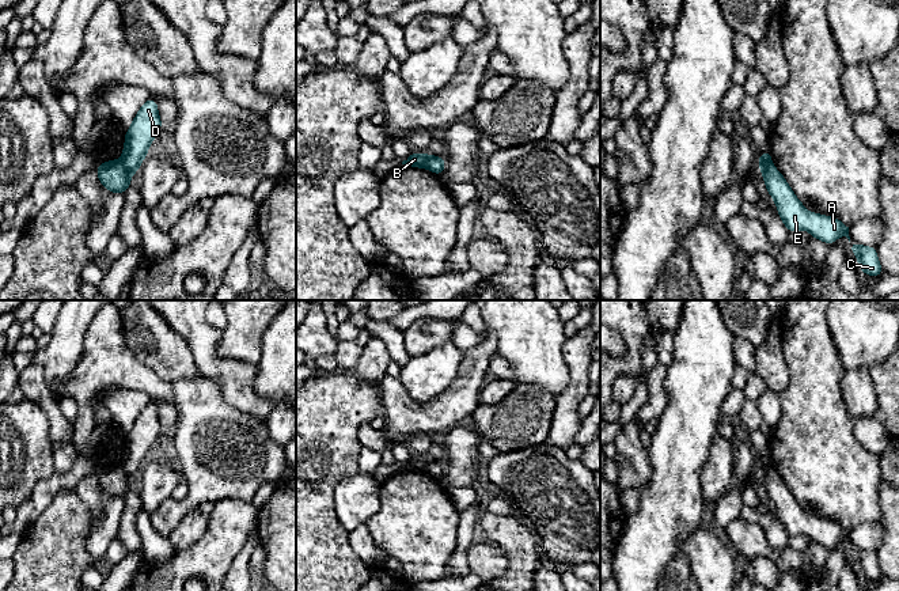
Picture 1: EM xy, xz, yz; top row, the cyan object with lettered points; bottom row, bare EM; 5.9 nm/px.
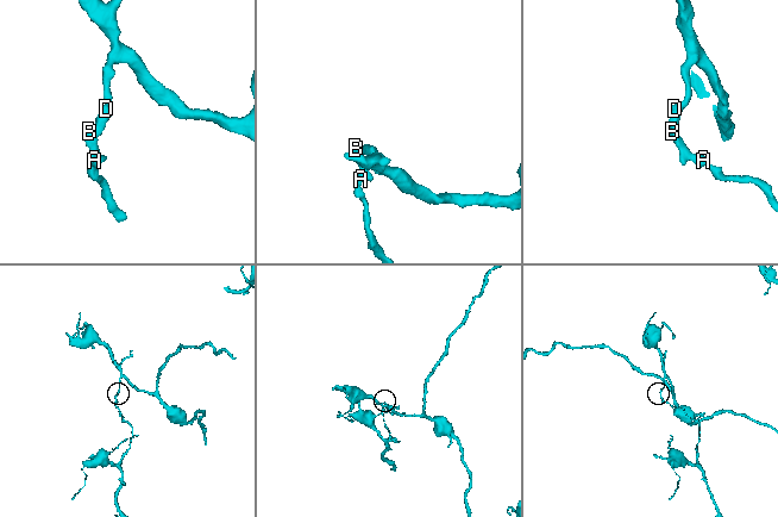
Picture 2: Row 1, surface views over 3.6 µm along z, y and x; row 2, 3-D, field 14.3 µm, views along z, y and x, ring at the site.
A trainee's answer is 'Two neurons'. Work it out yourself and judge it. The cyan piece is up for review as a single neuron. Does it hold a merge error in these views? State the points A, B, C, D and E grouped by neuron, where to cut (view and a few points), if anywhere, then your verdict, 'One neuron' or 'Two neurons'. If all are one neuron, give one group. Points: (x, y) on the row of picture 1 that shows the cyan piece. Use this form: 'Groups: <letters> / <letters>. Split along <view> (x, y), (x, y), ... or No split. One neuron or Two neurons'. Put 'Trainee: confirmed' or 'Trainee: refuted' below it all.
Groups: A B C E / D. Split along xy (120, 160), (131, 173). Two neurons
Trainee: confirmed

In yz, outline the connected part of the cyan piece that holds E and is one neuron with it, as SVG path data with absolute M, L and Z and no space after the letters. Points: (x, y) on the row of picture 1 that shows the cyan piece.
M759 164L759 168L760 168L760 173L762 173L763 178L765 178L765 183L766 183L766 187L767 187L767 193L774 198L774 202L775 202L775 205L777 205L778 215L781 216L781 219L782 219L785 227L788 228L789 234L793 232L793 231L796 231L796 230L801 230L801 228L803 228L803 230L807 230L813 238L816 238L816 239L819 239L819 240L823 240L824 243L828 243L828 245L834 243L841 235L845 235L845 236L849 239L849 242L850 242L850 250L856 254L856 257L857 257L857 259L858 259L858 265L860 265L861 272L865 273L865 274L869 274L869 276L881 276L881 274L883 274L883 269L881 269L880 261L879 261L877 254L876 254L876 247L861 246L861 245L853 243L853 242L850 240L850 236L849 236L849 227L845 226L842 221L839 221L838 219L835 219L835 217L832 217L832 216L824 216L824 215L818 215L818 213L808 212L808 211L804 208L804 205L801 204L801 201L794 196L793 190L790 189L790 186L788 185L788 182L786 182L785 178L782 177L782 174L781 174L773 164Z

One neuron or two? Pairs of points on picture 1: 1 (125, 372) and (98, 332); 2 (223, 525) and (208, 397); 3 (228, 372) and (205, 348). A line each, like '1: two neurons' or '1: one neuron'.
1: one neuron
2: two neurons
3: one neuron

